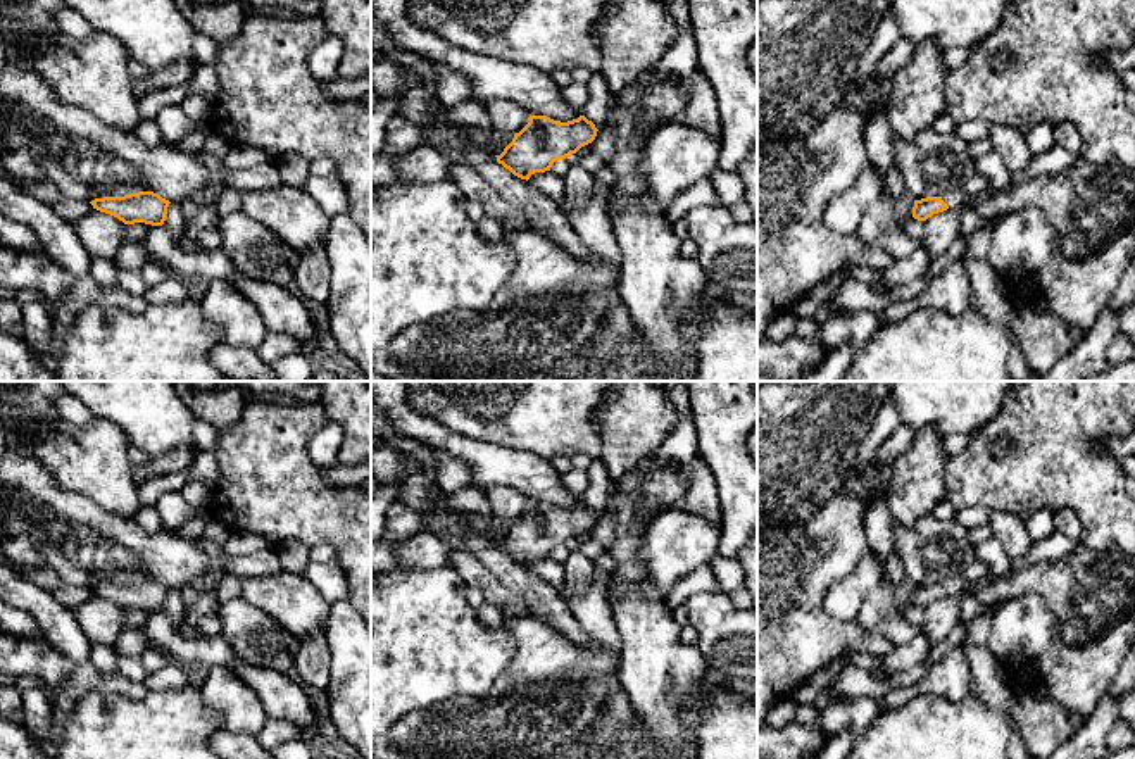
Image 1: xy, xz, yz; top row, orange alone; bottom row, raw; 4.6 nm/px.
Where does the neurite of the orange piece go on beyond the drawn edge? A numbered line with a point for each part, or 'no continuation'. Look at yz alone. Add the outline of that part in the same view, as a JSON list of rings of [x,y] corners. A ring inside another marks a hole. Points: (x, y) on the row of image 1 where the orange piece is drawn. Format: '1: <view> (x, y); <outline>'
1: yz (958, 197); [[[975,172],[975,176],[968,179],[963,186],[957,186],[944,193],[942,200],[949,205],[949,209],[959,209],[988,188],[990,188],[988,179]]]

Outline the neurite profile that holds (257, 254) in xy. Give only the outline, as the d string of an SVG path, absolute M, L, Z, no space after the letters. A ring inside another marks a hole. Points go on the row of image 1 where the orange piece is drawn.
M243 212L219 221L221 250L248 279L288 288L295 283L297 252L262 223Z

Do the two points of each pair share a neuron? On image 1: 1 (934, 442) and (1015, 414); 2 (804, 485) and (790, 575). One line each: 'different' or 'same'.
1: different
2: different

